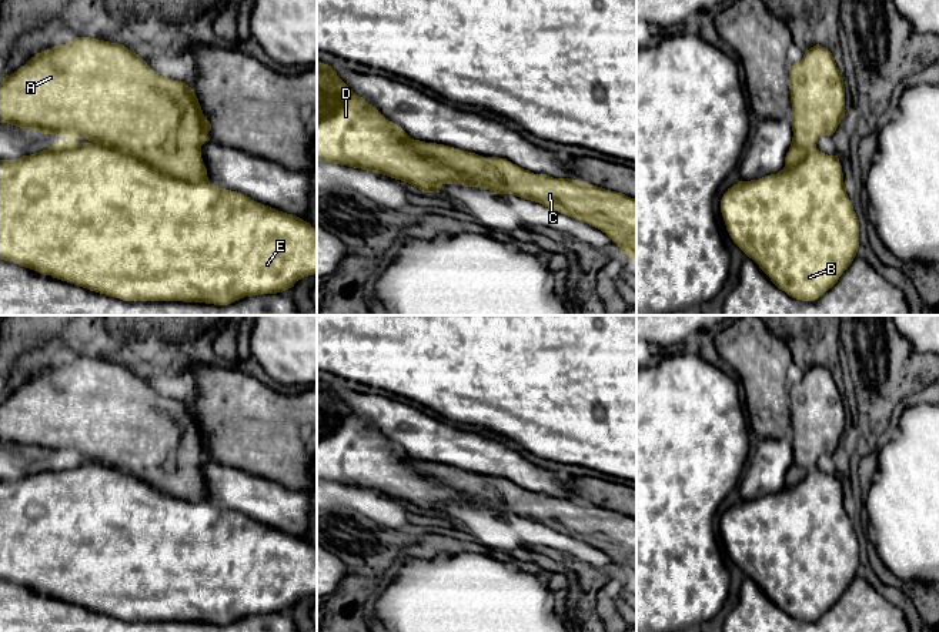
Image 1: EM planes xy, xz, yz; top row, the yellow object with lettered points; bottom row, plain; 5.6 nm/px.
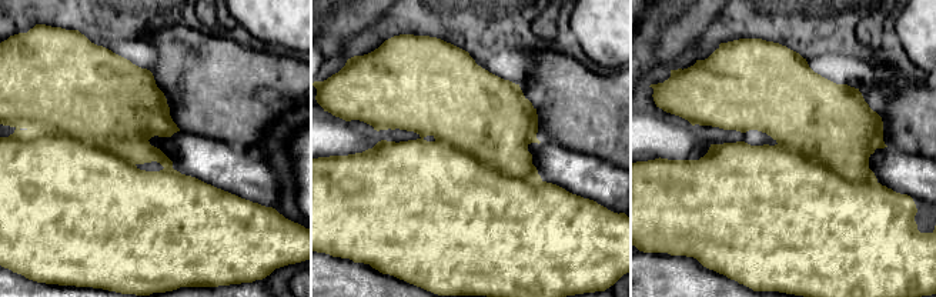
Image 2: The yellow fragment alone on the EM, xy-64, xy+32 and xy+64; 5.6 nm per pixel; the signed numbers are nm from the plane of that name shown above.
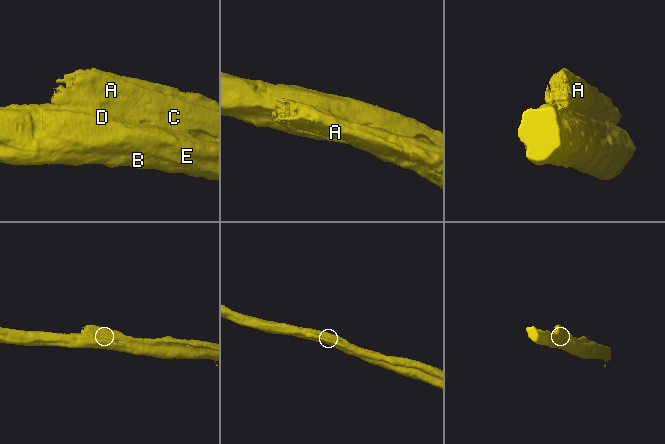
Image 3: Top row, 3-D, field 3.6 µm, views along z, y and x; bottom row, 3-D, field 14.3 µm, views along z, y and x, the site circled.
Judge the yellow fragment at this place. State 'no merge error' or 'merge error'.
merge error

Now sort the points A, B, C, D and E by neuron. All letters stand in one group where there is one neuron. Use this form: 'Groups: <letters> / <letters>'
Groups: A C / B D E

